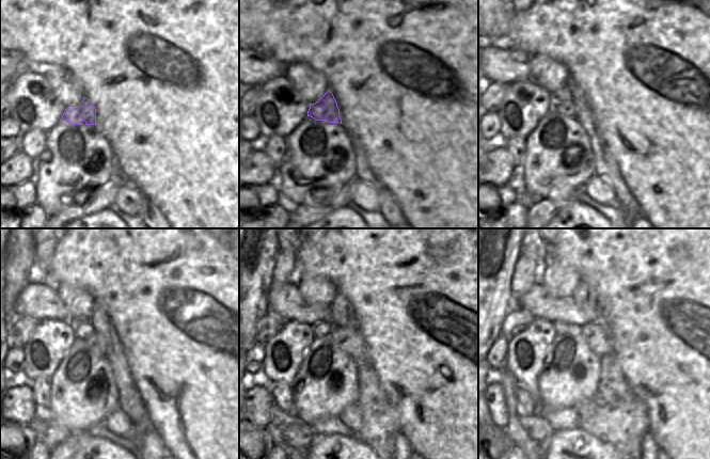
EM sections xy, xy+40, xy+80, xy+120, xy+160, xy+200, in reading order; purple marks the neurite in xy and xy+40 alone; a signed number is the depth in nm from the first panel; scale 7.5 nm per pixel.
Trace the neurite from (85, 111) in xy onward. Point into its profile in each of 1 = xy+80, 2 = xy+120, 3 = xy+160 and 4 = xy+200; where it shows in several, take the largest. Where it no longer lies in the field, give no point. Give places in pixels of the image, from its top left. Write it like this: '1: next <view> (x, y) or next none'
1: next xy+80 (562, 100)
2: next xy+120 (113, 352)
3: next xy+160 (349, 339)
4: next xy+200 (597, 334)

